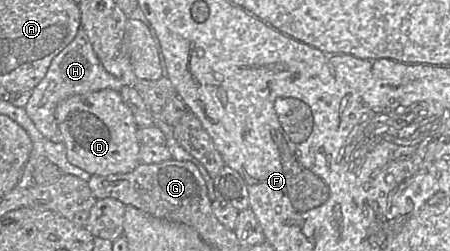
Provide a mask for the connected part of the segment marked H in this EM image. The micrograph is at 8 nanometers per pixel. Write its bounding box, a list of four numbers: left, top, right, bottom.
[24,27,122,143]

